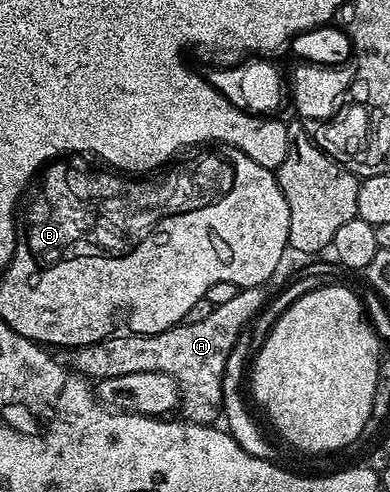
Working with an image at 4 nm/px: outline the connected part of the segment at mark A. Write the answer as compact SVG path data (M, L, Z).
M264 288L238 289L235 299L227 303L219 303L213 306L211 315L199 323L187 323L173 325L162 333L143 333L140 335L114 335L103 339L94 345L82 345L74 348L71 365L76 372L86 379L100 379L102 377L114 377L115 375L127 375L139 371L161 371L172 373L177 386L181 388L181 404L179 406L184 420L194 421L196 425L213 425L222 416L223 387L221 380L225 374L225 364L231 354L238 348L237 336L245 324L252 322L260 314L267 304L267 293Z

